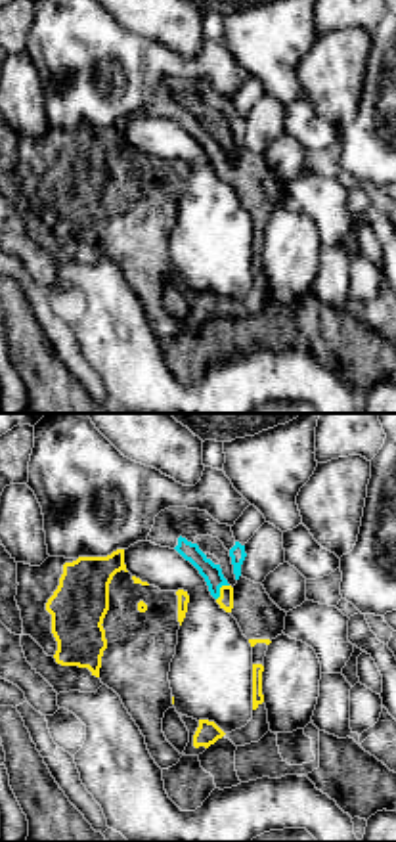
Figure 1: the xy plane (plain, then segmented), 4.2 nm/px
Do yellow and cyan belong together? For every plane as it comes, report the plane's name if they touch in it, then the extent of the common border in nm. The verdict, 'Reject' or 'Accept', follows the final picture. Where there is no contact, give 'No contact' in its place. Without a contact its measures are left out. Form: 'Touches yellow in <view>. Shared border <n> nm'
Touches yellow in xy. Shared border 90 nm

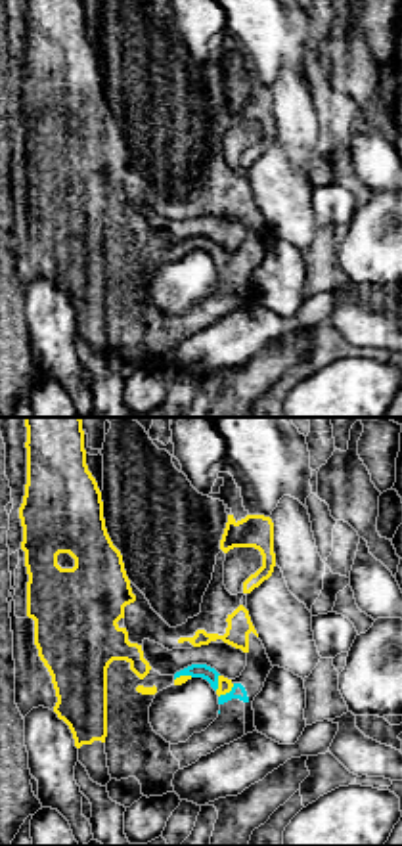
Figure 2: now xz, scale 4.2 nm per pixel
Touches yellow in xz. Shared border 90 nm

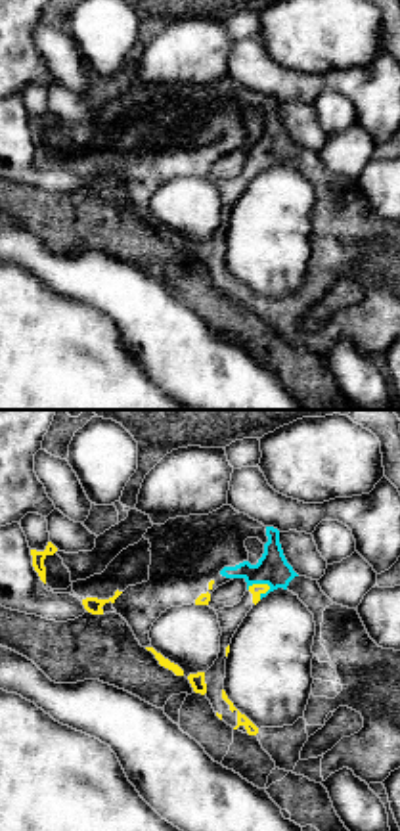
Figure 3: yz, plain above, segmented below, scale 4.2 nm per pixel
Touches yellow in yz. Shared border 100 nm

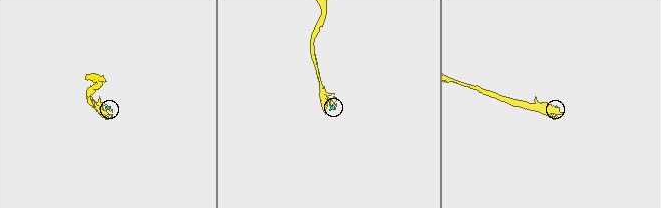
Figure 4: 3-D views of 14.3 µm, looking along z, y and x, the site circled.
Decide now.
Accept

